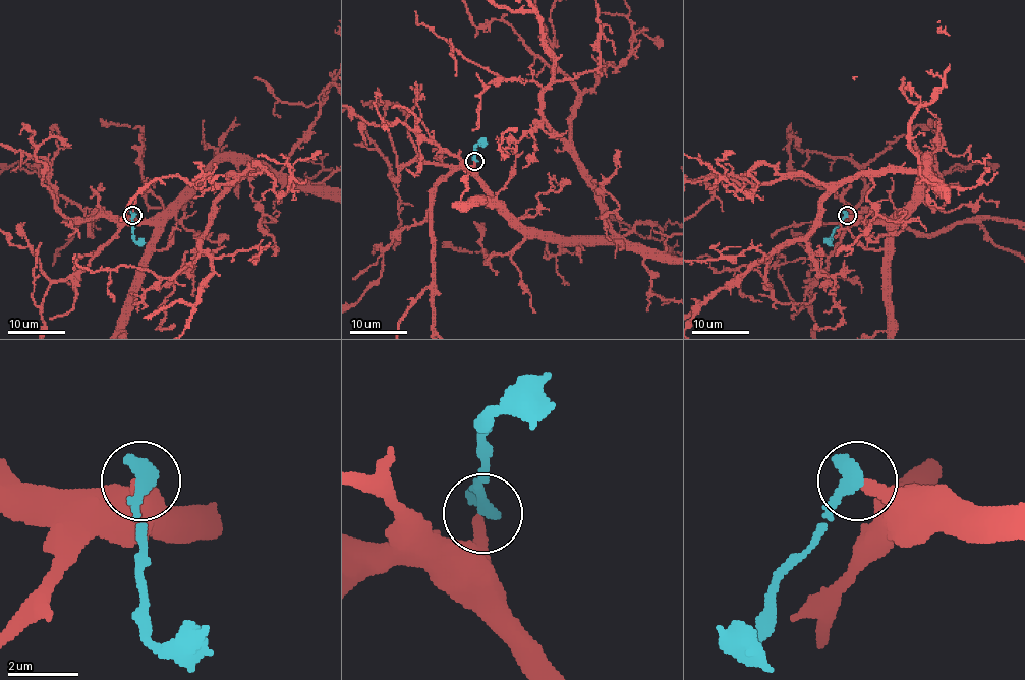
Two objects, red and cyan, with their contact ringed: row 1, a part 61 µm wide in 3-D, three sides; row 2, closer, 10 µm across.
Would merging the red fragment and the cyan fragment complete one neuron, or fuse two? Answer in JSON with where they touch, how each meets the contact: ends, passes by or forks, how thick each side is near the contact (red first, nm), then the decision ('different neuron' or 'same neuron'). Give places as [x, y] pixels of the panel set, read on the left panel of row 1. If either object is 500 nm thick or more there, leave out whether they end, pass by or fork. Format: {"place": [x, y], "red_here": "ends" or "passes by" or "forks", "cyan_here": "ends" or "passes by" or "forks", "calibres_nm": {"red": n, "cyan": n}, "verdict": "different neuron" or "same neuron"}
{"place": [132, 215], "calibres_nm": {"red": 320, "cyan": 500}, "verdict": "different neuron"}

